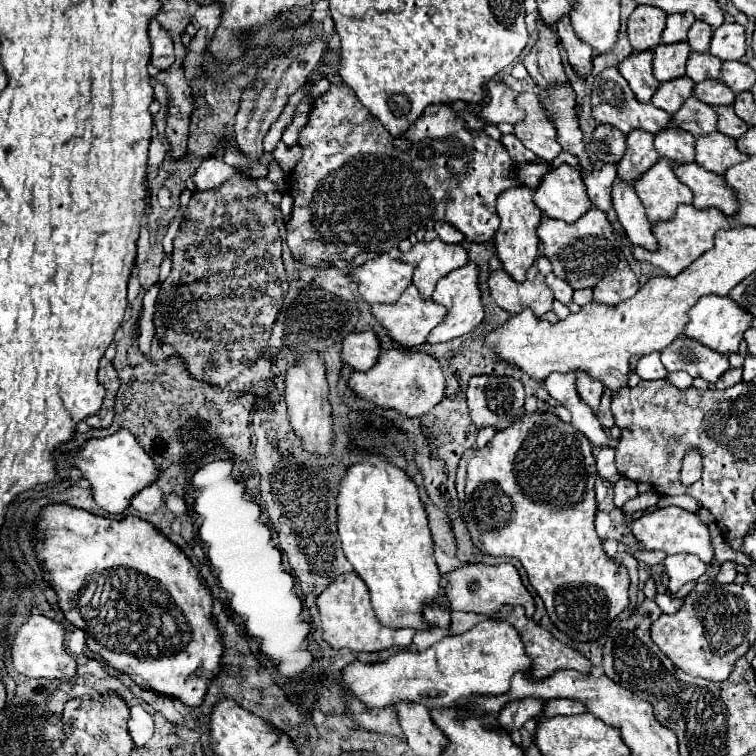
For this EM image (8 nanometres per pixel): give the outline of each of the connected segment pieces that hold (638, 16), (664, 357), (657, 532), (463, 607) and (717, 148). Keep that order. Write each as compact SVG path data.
M637 5L627 21L627 35L635 51L645 51L661 41L667 13L651 5Z
M683 335L661 351L661 361L667 371L687 371L691 377L703 377L707 383L715 383L729 369L727 355L713 353L697 345L697 341L687 341Z
M665 507L665 509L655 509L651 513L643 513L639 519L629 523L633 537L641 543L643 549L646 547L659 547L657 550L665 551L667 555L675 553L693 553L697 555L703 563L709 563L713 559L713 547L709 541L709 529L705 523L699 521L695 513L689 513L679 507Z
M467 563L463 567L457 567L443 575L443 589L445 597L449 599L449 605L453 611L471 611L479 615L493 615L503 603L509 605L523 605L527 617L533 615L535 603L525 585L521 583L521 577L517 569L511 563L503 565L485 565L485 563Z
M713 131L709 135L701 135L695 141L695 161L713 173L723 175L725 169L731 165L743 163L747 155L739 153L735 147L735 139L729 135L723 135L719 131Z

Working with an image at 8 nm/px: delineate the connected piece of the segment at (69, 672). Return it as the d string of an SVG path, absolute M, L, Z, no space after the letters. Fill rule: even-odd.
M33 611L29 619L19 627L11 643L11 659L13 667L27 677L47 677L47 679L71 679L75 675L75 661L63 647L65 629L57 625L53 619L43 617Z

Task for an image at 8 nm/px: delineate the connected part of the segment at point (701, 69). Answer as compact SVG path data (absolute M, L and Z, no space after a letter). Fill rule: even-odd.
M693 51L687 61L687 77L691 77L695 83L701 83L705 79L721 79L721 59L709 53Z

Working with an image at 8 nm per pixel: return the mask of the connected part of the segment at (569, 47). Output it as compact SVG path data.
M561 17L561 19L557 21L557 27L555 27L555 29L557 29L557 35L559 35L559 39L561 39L561 45L563 45L565 51L567 51L567 59L569 59L571 67L573 67L573 69L577 71L577 75L581 75L581 77L589 75L589 73L591 73L593 49L575 35L573 27L569 25L569 17Z

